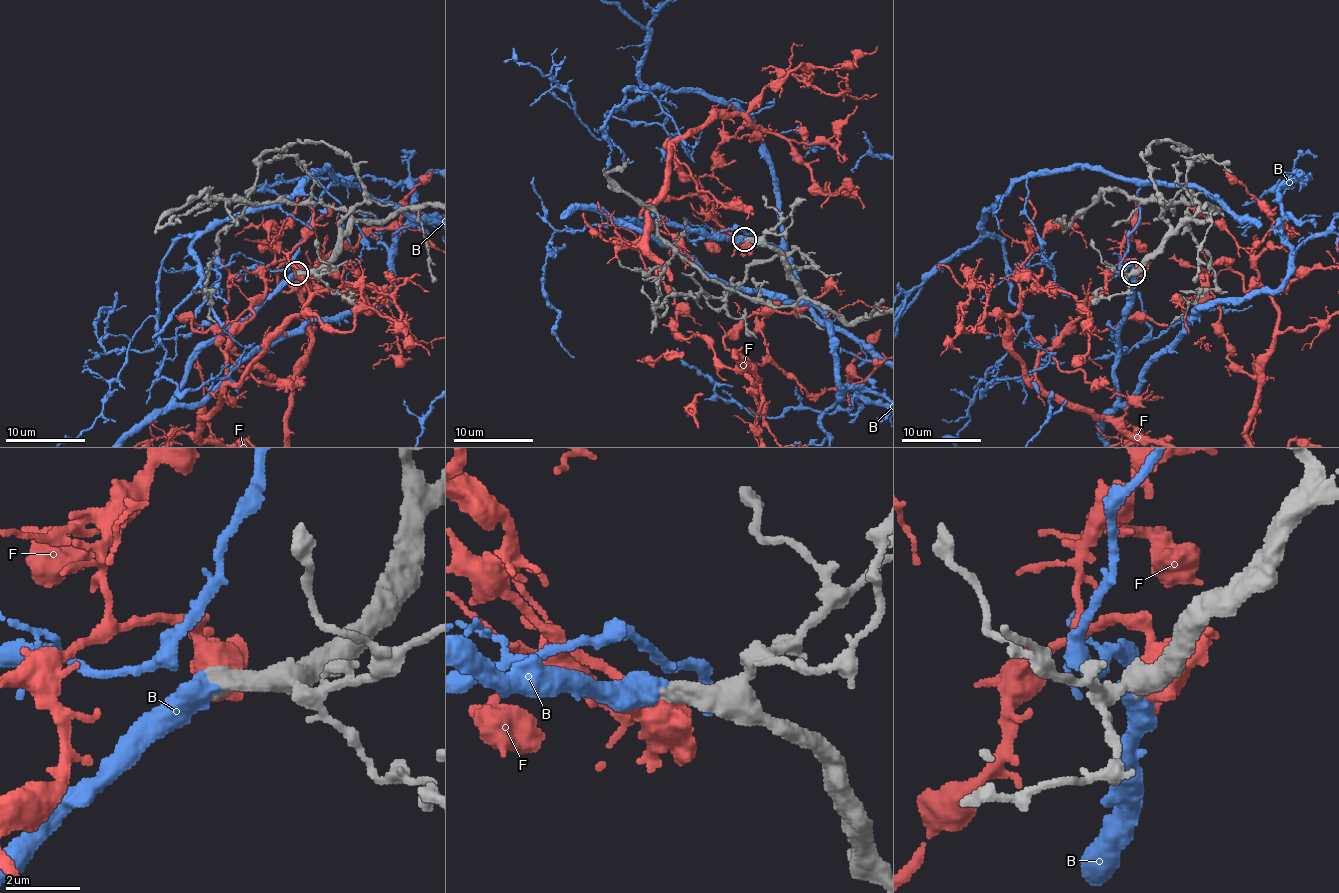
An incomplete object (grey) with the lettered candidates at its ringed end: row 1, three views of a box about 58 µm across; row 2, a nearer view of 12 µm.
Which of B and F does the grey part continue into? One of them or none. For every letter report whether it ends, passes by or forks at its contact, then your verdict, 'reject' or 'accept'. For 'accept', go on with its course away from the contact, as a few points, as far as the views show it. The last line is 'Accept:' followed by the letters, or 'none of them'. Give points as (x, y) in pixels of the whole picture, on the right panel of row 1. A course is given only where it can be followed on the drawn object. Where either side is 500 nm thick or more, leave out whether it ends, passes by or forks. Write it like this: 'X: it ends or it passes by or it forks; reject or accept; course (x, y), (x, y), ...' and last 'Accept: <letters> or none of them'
B: accept
F: reject
Accept: B

